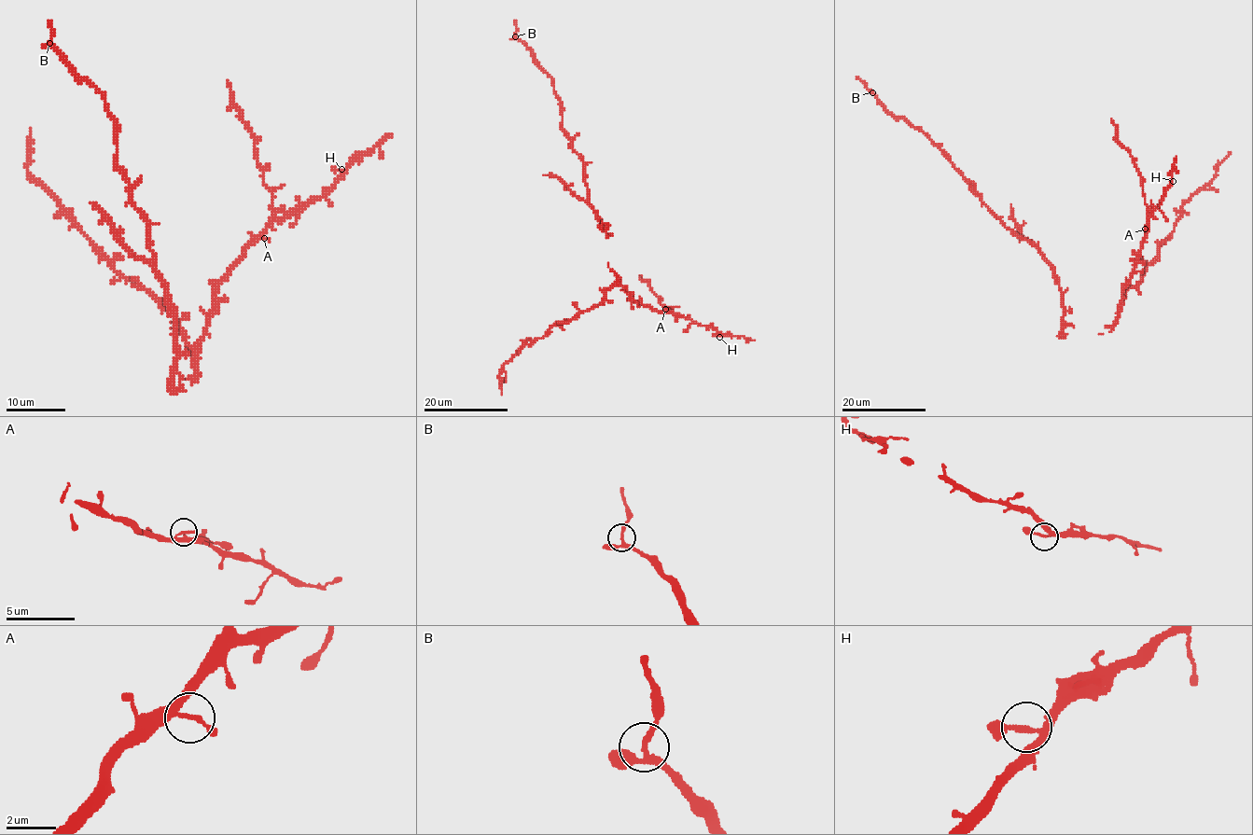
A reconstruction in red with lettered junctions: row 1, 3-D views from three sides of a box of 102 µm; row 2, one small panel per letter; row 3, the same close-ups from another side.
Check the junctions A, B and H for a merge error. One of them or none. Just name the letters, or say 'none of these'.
none of these

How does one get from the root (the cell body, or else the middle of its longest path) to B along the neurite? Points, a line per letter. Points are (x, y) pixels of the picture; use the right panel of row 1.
B: (1064, 302), (1051, 263), (1005, 226), (925, 133), (891, 115), (872, 91)

